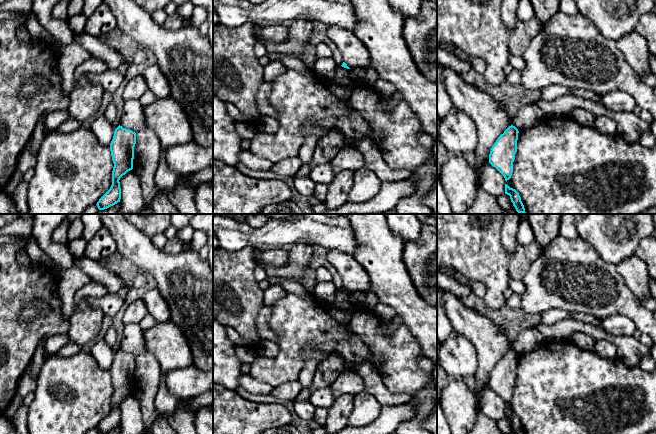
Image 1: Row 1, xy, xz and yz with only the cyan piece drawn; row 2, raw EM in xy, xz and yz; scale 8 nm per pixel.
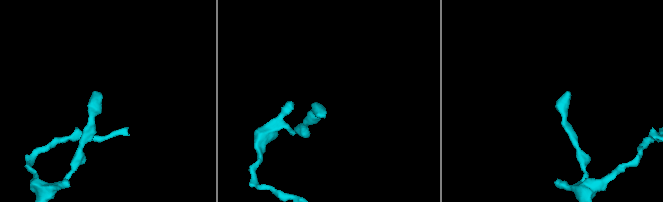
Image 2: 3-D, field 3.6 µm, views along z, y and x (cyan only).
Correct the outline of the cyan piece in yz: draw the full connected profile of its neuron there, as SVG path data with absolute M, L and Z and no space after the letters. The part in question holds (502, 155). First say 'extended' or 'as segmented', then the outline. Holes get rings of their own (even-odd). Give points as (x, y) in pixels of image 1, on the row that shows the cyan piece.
as segmented; M511 125L501 134L491 148L489 163L509 180L513 173L513 162L517 152L518 129Z

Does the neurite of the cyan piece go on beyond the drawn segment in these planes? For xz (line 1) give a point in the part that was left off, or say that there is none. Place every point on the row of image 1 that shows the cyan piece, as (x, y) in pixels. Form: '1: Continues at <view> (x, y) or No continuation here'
1: No continuation here

